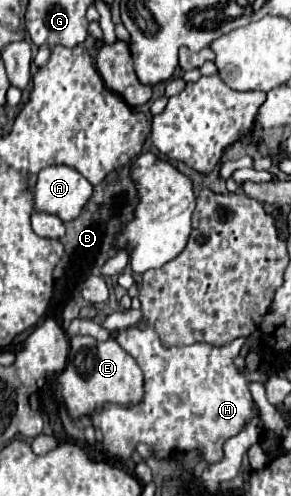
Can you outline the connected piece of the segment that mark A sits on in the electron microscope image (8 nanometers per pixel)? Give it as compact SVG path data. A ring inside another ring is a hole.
M51 165L39 171L35 185L35 209L73 221L89 201L93 185L69 165Z

